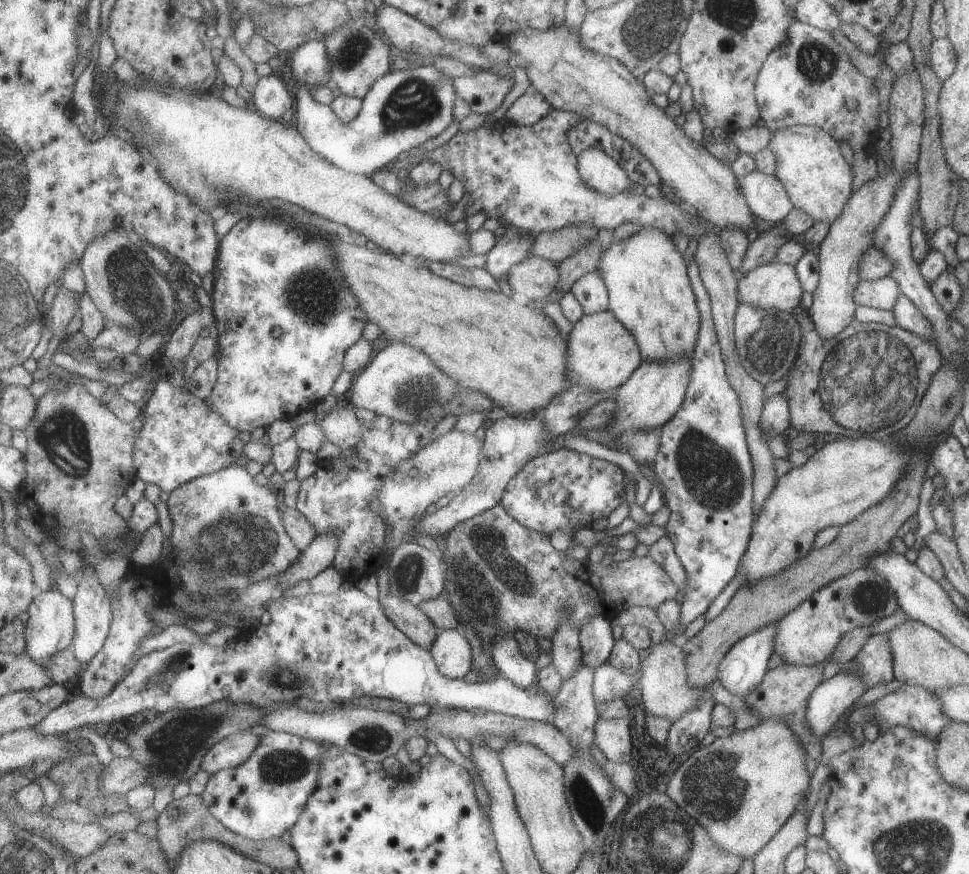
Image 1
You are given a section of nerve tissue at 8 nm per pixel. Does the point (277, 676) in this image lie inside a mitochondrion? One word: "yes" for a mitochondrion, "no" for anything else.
yes

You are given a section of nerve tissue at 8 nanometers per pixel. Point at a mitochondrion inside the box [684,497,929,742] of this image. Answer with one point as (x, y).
(869, 597)

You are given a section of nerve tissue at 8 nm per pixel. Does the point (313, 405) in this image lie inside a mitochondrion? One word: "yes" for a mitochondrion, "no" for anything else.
no

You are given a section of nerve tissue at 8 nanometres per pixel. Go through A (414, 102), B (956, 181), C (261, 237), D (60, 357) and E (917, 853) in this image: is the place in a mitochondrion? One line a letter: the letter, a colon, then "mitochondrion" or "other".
A: mitochondrion
B: other
C: other
D: other
E: mitochondrion

